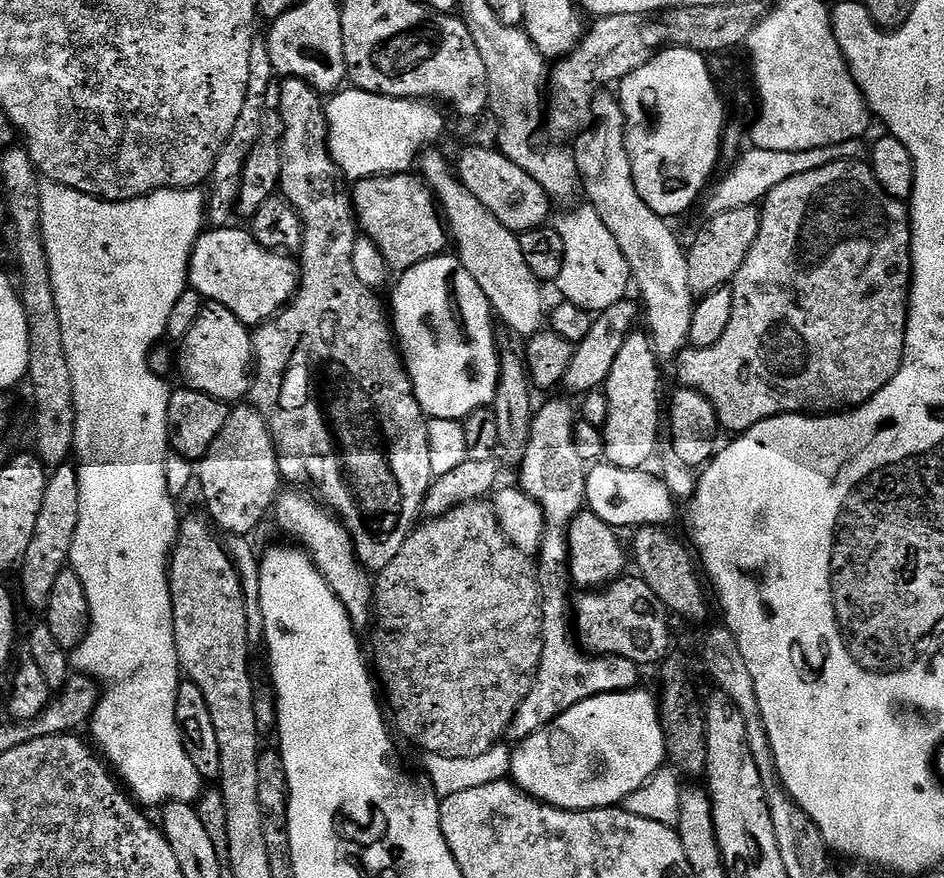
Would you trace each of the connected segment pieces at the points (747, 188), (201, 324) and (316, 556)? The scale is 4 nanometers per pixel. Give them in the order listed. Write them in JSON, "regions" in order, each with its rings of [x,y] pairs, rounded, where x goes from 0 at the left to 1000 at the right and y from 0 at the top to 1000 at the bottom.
{"regions":[[[[914,158],[901,159],[900,162],[888,163],[883,166],[869,167],[858,172],[824,172],[807,171],[798,167],[785,177],[784,181],[774,190],[775,196],[762,207],[753,221],[749,232],[747,245],[749,247],[763,244],[766,239],[778,239],[786,233],[802,233],[814,223],[820,212],[833,207],[844,198],[852,198],[857,194],[864,194],[870,189],[879,188],[880,185],[894,182],[915,182],[919,175],[918,163]]],[[[217,345],[214,358],[210,358],[210,367],[201,371],[201,380],[190,393],[191,396],[191,428],[198,441],[210,444],[214,449],[222,449],[222,453],[238,458],[254,458],[267,444],[269,402],[267,400],[267,378],[264,370],[250,361],[239,349]]],[[[314,554],[298,559],[290,575],[290,592],[292,588],[293,599],[301,601],[302,608],[309,614],[306,616],[320,622],[329,633],[335,647],[343,655],[354,677],[362,686],[362,690],[367,690],[374,712],[385,718],[396,706],[395,653],[377,637],[377,623],[373,620],[371,608],[360,596],[359,588],[352,580],[343,577],[334,564],[331,565],[325,565],[322,558]]]]}

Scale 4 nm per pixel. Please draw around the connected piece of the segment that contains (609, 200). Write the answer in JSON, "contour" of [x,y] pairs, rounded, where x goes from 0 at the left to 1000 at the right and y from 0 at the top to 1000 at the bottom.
{"contour":[[[638,103],[627,117],[627,136],[609,161],[608,177],[614,190],[617,216],[622,231],[642,253],[642,262],[650,267],[650,276],[659,285],[669,308],[672,328],[678,331],[680,351],[686,354],[686,374],[695,409],[715,411],[720,400],[730,395],[731,362],[735,338],[731,330],[731,303],[726,279],[712,265],[707,249],[698,246],[676,221],[672,198],[663,171],[663,139],[656,113],[647,104]]]}

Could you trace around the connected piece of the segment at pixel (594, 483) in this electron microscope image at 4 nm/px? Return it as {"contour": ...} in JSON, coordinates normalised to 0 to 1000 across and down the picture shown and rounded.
{"contour":[[[631,526],[623,533],[623,563],[621,566],[622,577],[638,595],[642,595],[647,601],[654,604],[673,604],[683,599],[708,599],[716,588],[718,571],[713,565],[712,559],[704,554],[702,546],[698,541],[690,542],[686,535],[676,533],[656,533],[643,526]]]}

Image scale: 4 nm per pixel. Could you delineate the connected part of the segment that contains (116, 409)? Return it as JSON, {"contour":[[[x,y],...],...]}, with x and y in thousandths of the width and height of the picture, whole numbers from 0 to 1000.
{"contour":[[[54,207],[43,208],[42,215],[44,216],[44,271],[49,276],[49,294],[53,298],[57,344],[61,344],[61,358],[66,362],[66,390],[70,394],[70,412],[74,412],[81,464],[78,519],[79,523],[85,523],[85,528],[83,527],[85,539],[83,572],[85,575],[83,576],[83,604],[78,608],[78,622],[74,626],[74,647],[83,654],[83,658],[87,658],[87,672],[91,672],[91,681],[97,700],[91,727],[82,738],[75,739],[74,756],[82,767],[96,770],[107,780],[120,779],[115,788],[113,786],[107,792],[102,811],[95,821],[95,830],[97,829],[99,841],[106,846],[105,855],[112,862],[122,883],[133,894],[135,901],[149,917],[173,918],[182,912],[207,917],[217,901],[218,890],[210,882],[210,877],[206,877],[206,868],[201,868],[197,859],[186,821],[186,792],[193,778],[193,762],[186,751],[184,699],[178,666],[178,645],[182,636],[182,625],[186,622],[186,613],[191,609],[193,591],[192,584],[186,584],[188,571],[177,556],[177,524],[180,518],[178,459],[182,446],[172,429],[161,428],[161,419],[157,416],[157,404],[169,386],[172,388],[175,386],[180,367],[180,353],[184,353],[184,344],[189,344],[196,328],[200,327],[199,296],[203,292],[208,272],[218,260],[218,223],[212,214],[173,214],[171,219],[161,219],[158,223],[141,228],[105,228],[87,221],[74,212]]]}

